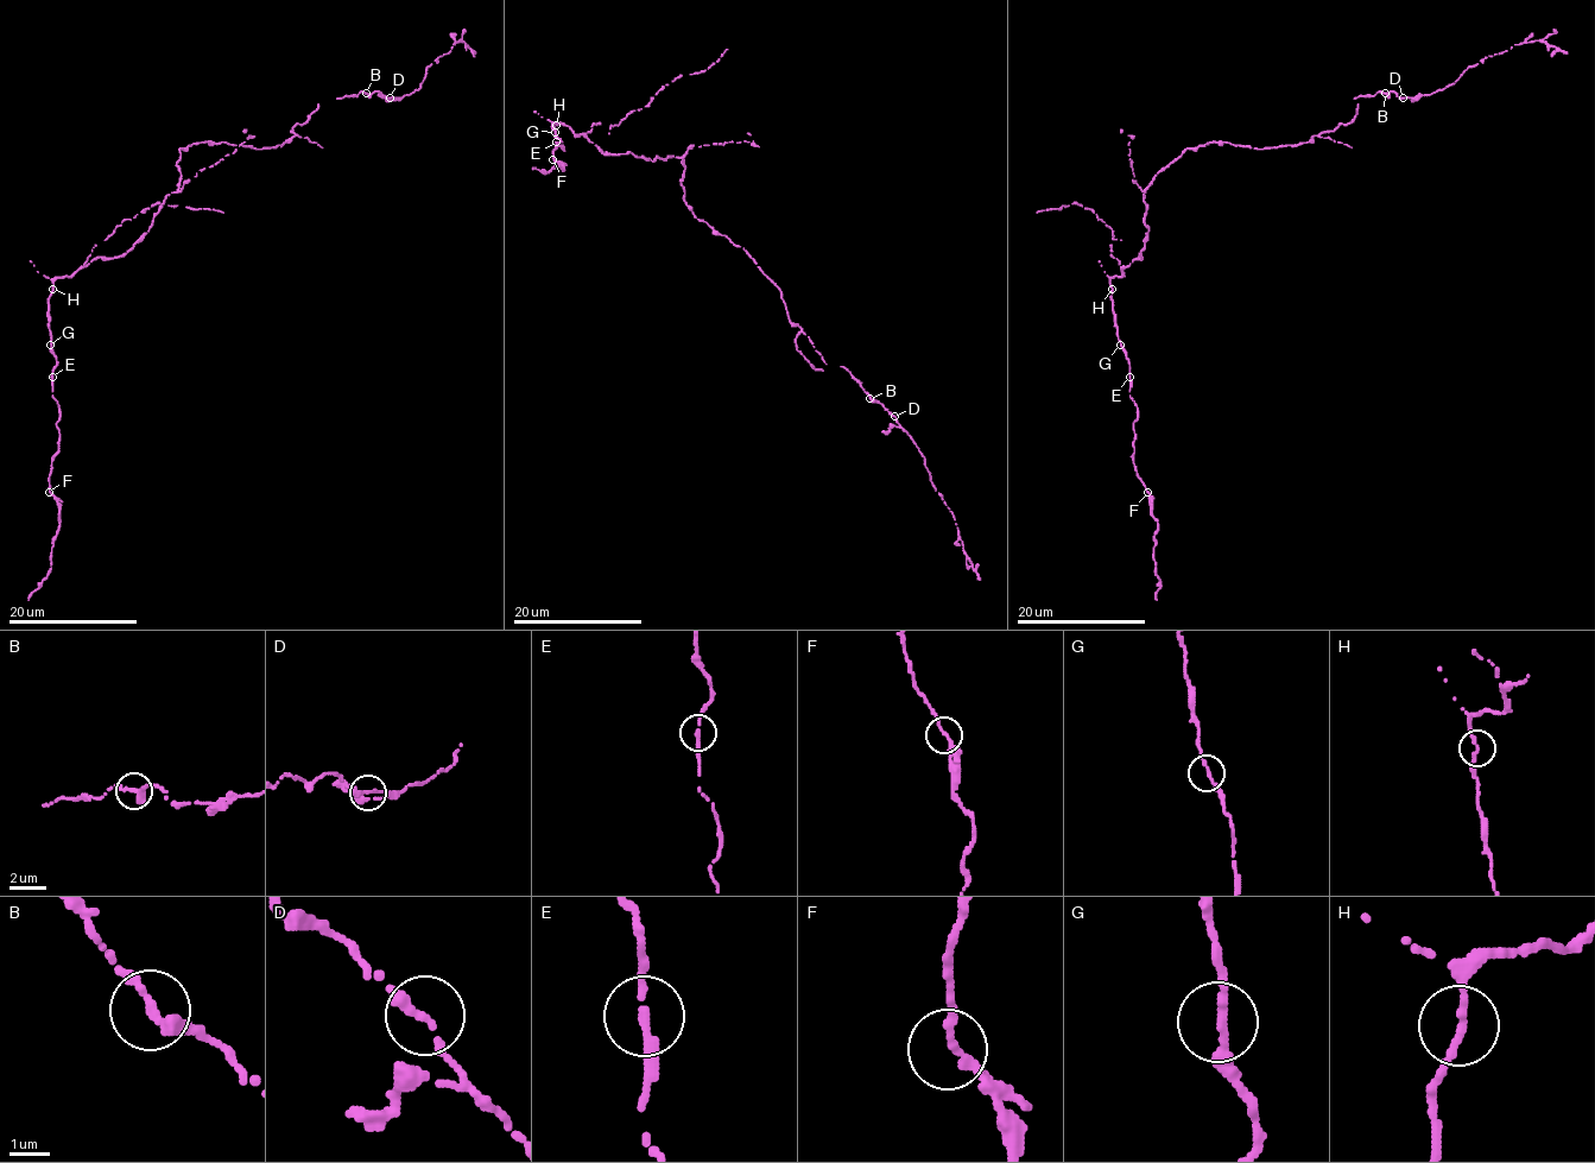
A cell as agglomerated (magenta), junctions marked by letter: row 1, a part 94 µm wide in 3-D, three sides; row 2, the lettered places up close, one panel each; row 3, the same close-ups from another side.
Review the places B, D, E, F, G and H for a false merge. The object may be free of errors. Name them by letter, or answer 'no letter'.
H

